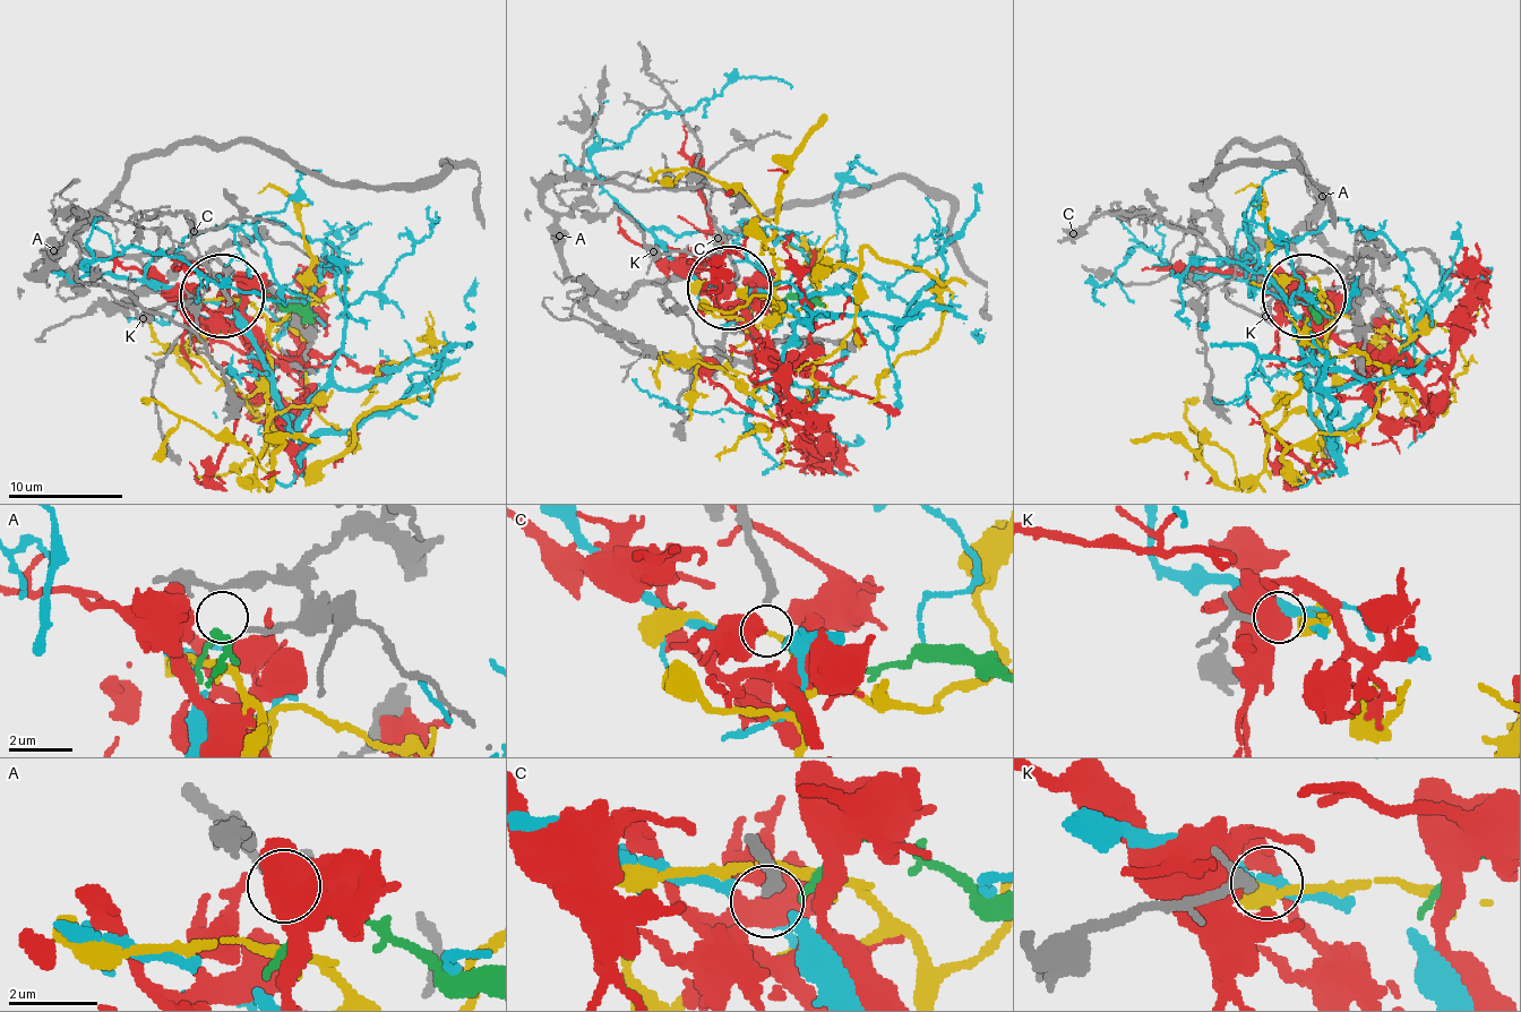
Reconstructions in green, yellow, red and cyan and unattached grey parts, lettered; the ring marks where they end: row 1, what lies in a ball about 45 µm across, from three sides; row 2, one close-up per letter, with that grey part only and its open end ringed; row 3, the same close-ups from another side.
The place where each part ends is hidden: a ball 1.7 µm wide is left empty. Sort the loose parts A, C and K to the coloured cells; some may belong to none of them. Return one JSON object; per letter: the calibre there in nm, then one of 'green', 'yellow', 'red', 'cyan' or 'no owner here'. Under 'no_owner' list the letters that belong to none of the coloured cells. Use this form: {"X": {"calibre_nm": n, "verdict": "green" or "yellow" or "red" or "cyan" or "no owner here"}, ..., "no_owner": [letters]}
{"A": {"calibre_nm": 160, "verdict": "green"}, "C": {"calibre_nm": 240, "verdict": "cyan"}, "K": {"calibre_nm": 160, "verdict": "yellow"}, "no_owner": []}

